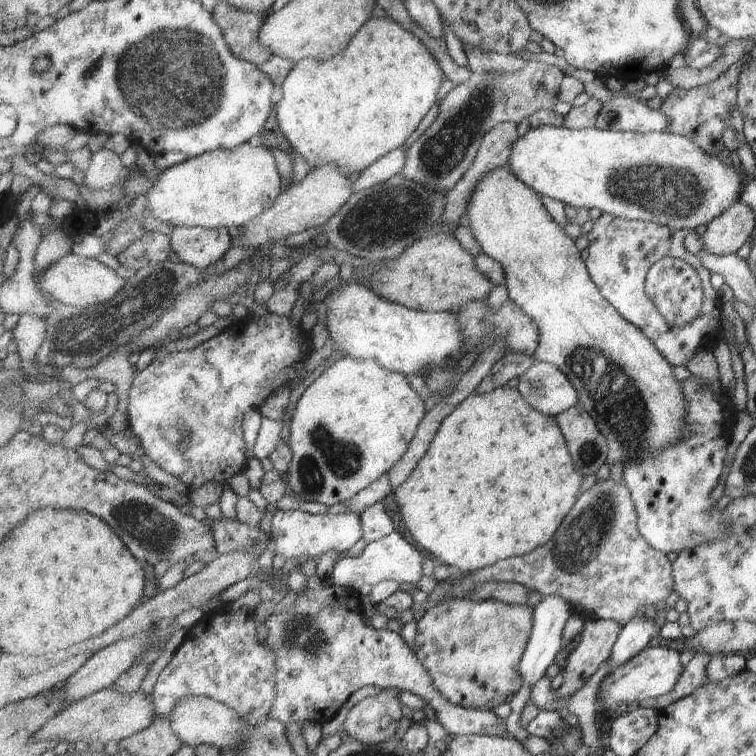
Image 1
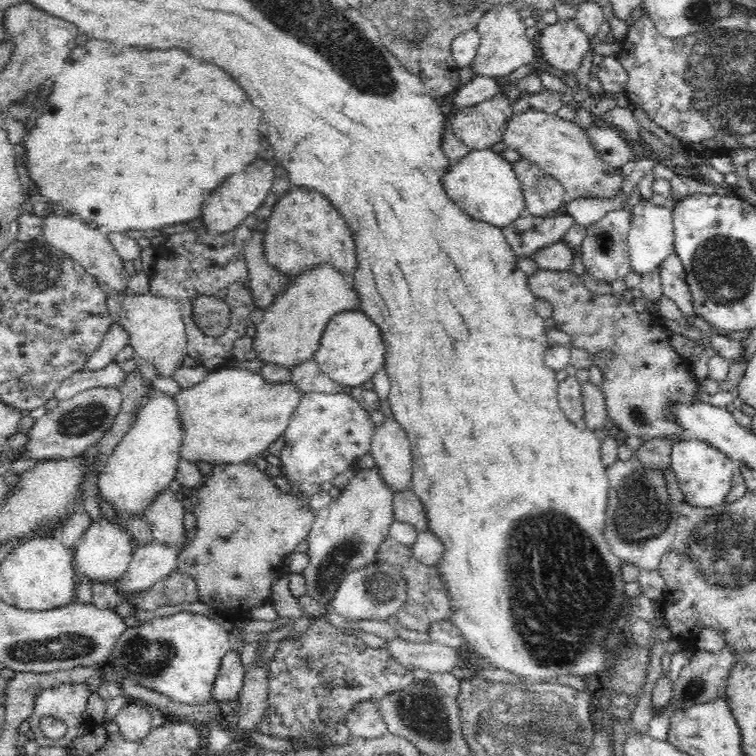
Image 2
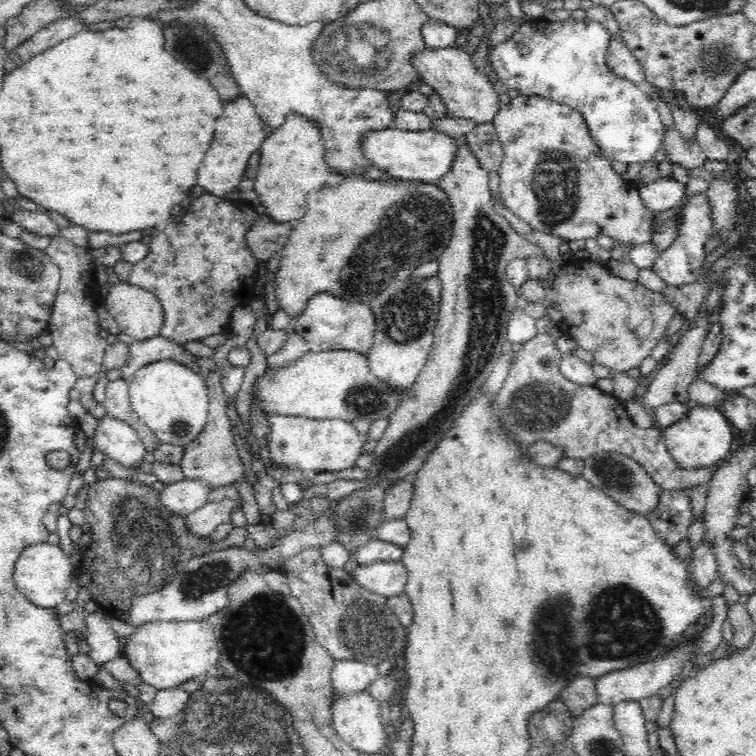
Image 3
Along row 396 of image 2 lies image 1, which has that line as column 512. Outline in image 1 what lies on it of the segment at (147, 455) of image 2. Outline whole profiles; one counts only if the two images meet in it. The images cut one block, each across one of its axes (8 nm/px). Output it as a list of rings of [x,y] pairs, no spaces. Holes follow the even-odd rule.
[[[545,126],[533,130],[529,129],[525,135],[515,142],[512,156],[508,164],[511,164],[513,173],[518,179],[523,181],[528,188],[531,188],[535,193],[551,197],[551,199],[564,203],[569,210],[597,208],[602,211],[602,213],[610,213],[627,220],[654,222],[673,230],[685,230],[687,232],[694,231],[699,225],[707,225],[720,215],[723,215],[729,207],[732,207],[733,204],[740,200],[740,192],[744,183],[743,174],[735,165],[731,164],[731,162],[724,162],[721,161],[719,157],[709,156],[699,145],[693,144],[687,137],[670,134],[668,132],[637,133],[632,131],[599,129],[596,127],[569,129],[566,127],[555,128],[555,126]]]

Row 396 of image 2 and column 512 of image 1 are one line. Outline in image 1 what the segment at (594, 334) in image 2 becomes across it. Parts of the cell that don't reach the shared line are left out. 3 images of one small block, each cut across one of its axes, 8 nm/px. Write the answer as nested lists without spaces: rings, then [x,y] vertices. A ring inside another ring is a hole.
[[[447,598],[442,604],[430,608],[422,616],[418,622],[417,634],[412,645],[417,658],[428,669],[429,675],[433,678],[433,683],[440,690],[449,702],[464,708],[479,708],[485,711],[491,711],[496,706],[509,703],[511,698],[519,692],[519,688],[523,687],[525,680],[521,676],[521,660],[529,646],[529,640],[533,634],[533,626],[535,626],[535,608],[528,604],[504,604],[495,600],[469,600],[465,598]]]

